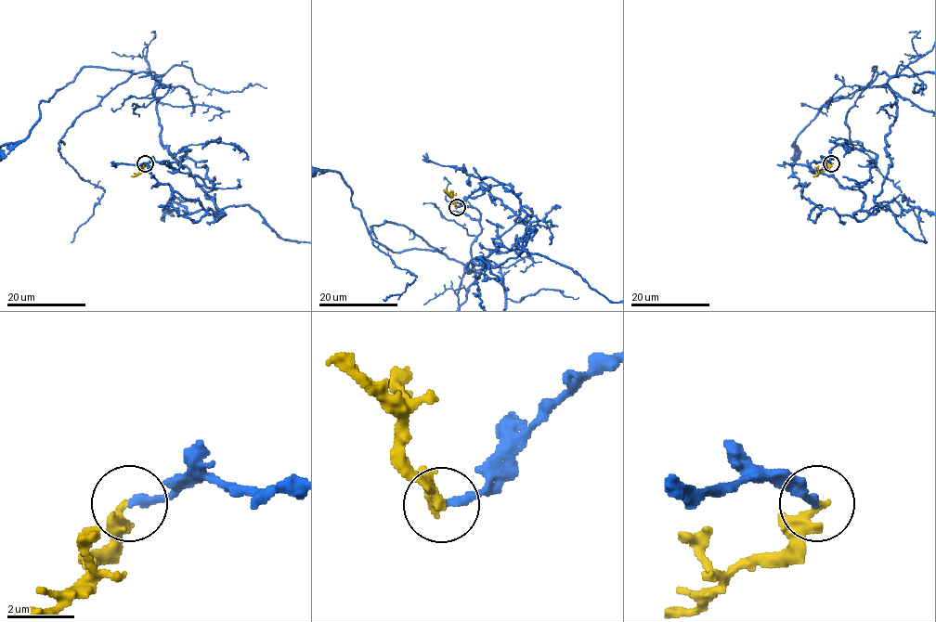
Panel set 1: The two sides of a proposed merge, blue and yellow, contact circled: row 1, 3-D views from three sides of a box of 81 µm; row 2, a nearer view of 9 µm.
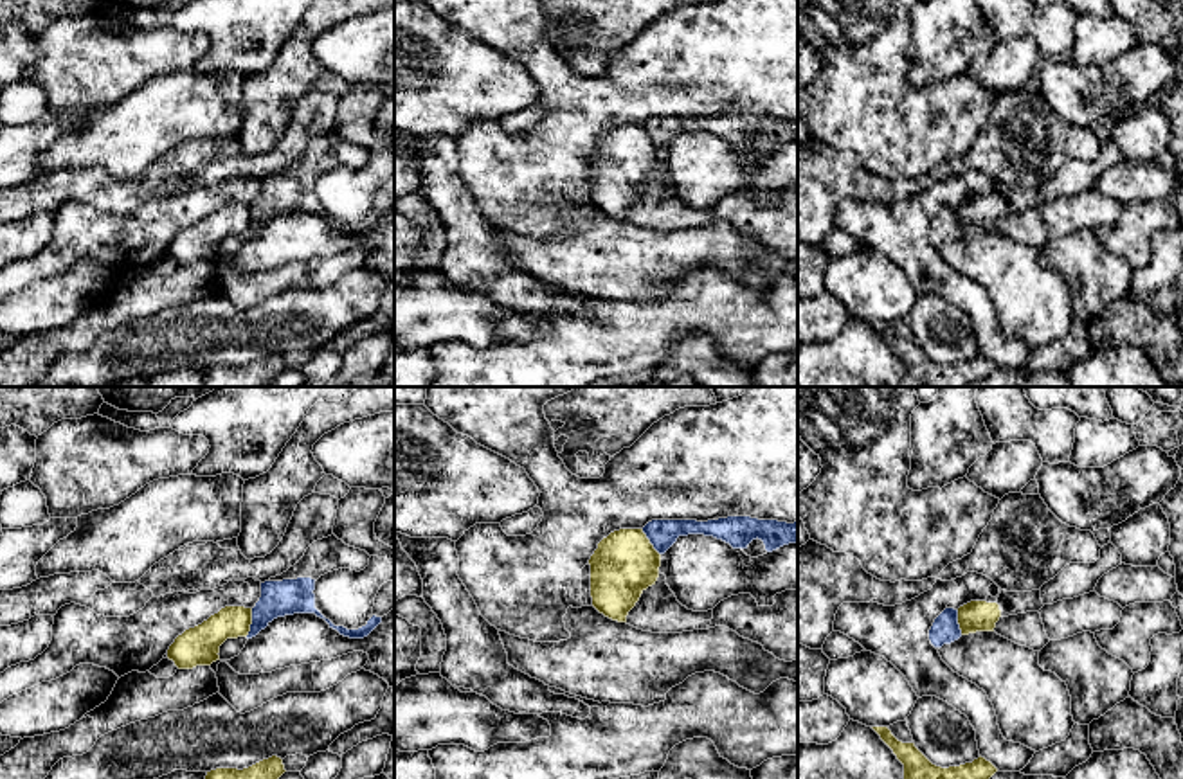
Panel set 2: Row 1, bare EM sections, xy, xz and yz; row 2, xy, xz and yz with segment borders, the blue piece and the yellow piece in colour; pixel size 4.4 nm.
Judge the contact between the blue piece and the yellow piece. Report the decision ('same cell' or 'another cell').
another cell

